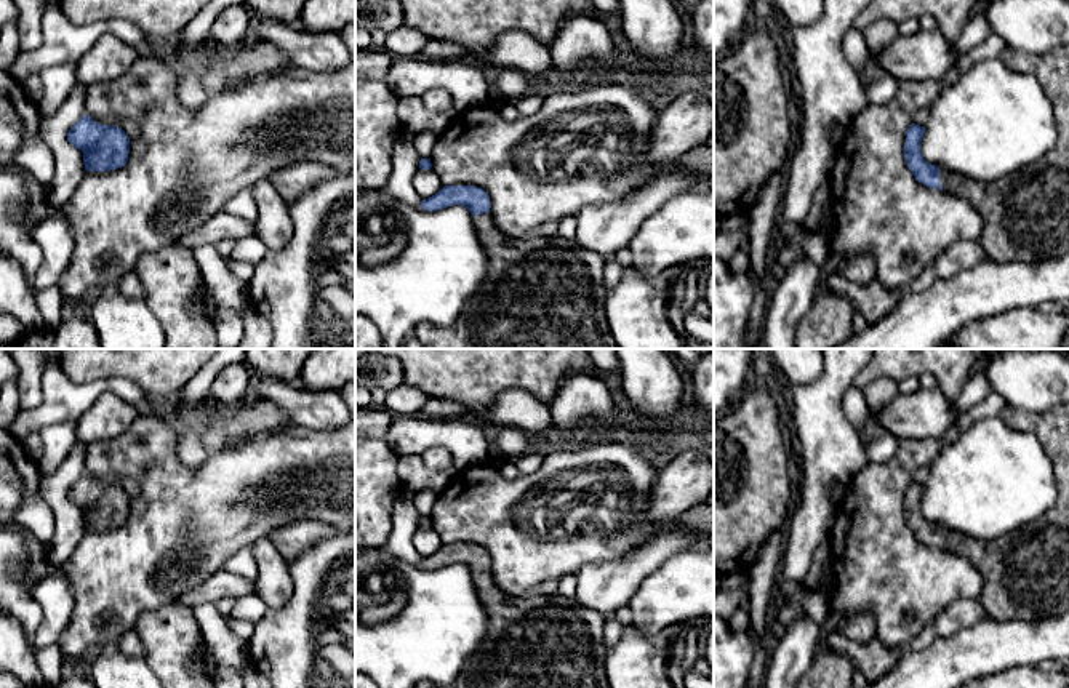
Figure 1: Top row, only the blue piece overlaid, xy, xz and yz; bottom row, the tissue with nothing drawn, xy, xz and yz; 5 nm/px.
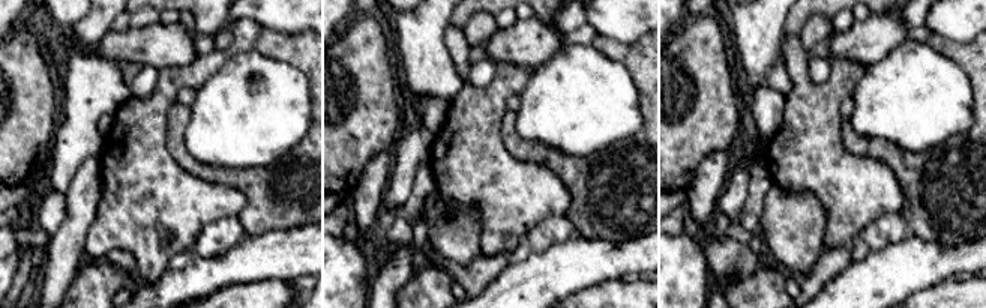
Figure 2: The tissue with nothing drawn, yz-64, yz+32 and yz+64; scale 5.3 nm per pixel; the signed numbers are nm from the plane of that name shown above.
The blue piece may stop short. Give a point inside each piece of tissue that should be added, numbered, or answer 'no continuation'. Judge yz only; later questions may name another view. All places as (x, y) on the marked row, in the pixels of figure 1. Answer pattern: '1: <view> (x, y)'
1: yz (1026, 215)

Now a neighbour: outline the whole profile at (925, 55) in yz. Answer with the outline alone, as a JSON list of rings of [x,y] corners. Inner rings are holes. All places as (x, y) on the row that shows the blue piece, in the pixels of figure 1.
[[[919,30],[914,35],[901,34],[890,46],[871,56],[885,74],[898,82],[903,80],[941,80],[946,78],[960,62],[960,54],[954,50],[955,42],[949,42],[936,30]]]

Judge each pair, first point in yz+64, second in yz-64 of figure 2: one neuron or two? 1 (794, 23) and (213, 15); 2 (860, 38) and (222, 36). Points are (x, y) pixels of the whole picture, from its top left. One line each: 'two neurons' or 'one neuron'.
1: one neuron
2: two neurons

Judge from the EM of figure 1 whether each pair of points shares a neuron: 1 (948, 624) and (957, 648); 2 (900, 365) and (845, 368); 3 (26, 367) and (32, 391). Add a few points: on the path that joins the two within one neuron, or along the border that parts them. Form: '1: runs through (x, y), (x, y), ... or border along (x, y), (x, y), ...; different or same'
1: border along (984, 615), (967, 628), (936, 637); different
2: border along (866, 365), (853, 384); different
3: runs through (29, 373), (29, 384); same

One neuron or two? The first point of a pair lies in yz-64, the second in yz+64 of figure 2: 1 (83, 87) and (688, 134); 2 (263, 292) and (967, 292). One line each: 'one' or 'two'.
1: two
2: one

